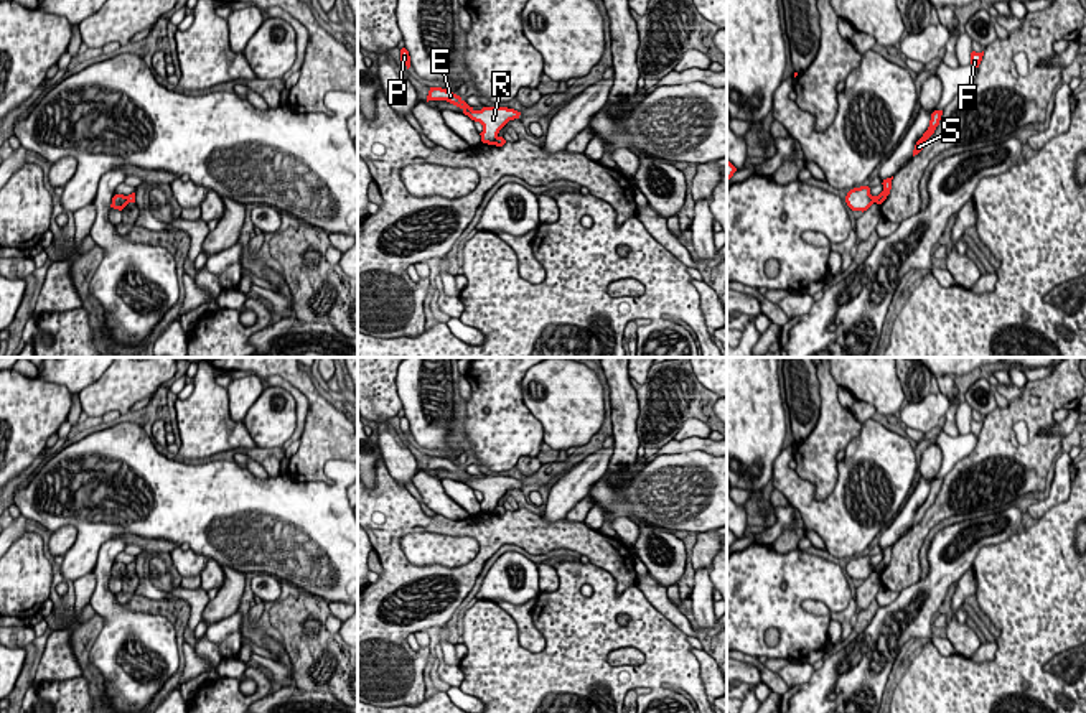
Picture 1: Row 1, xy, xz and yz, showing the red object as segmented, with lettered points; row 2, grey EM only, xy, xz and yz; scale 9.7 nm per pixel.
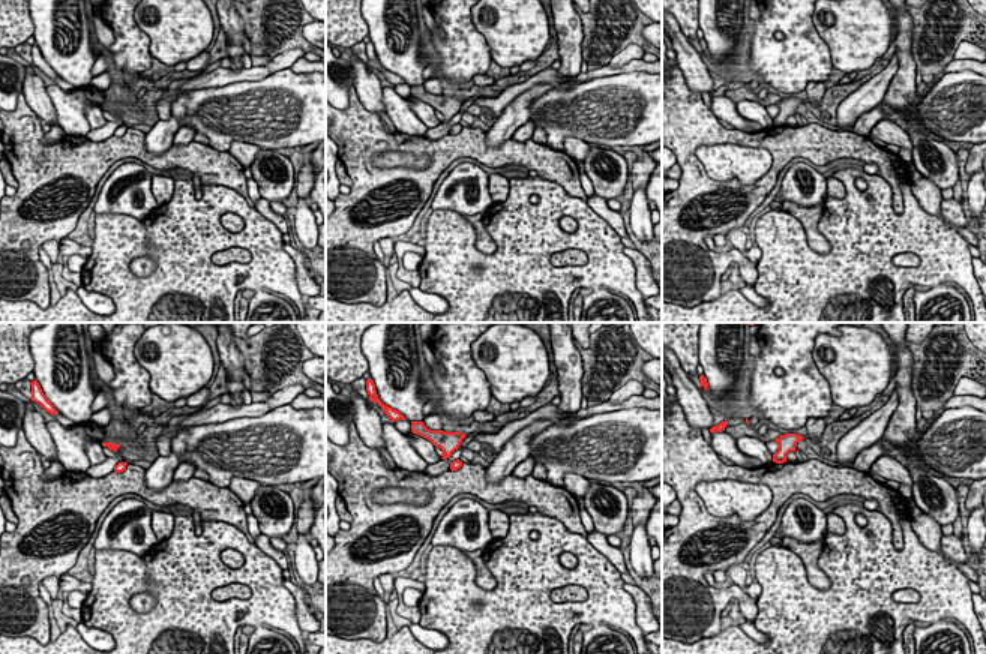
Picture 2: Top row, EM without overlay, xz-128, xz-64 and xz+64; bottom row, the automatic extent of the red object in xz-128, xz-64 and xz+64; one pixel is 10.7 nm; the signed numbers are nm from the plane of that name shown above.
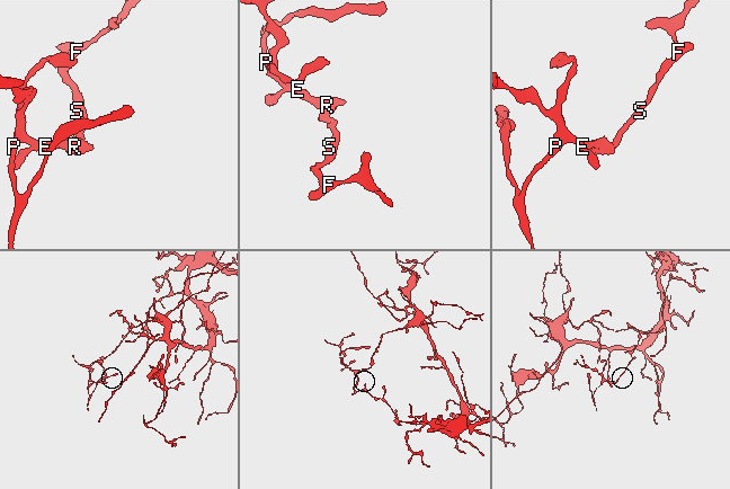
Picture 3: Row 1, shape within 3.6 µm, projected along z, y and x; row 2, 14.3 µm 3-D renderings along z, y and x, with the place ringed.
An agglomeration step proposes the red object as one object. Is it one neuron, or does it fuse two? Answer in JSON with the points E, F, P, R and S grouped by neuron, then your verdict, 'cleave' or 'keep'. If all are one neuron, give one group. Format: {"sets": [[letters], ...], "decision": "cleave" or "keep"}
{"sets": [["E", "P", "R"], ["F", "S"]], "decision": "cleave"}

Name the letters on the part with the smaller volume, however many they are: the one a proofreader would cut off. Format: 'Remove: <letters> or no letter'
Remove: E, P, R

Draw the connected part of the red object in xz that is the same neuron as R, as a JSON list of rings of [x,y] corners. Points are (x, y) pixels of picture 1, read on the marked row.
[[[430,87],[427,102],[428,100],[447,100],[463,110],[471,120],[480,122],[483,125],[481,142],[493,145],[498,138],[499,130],[514,119],[519,119],[521,112],[508,107],[483,107],[481,110],[475,110],[470,107],[460,96],[442,89],[442,87]]]

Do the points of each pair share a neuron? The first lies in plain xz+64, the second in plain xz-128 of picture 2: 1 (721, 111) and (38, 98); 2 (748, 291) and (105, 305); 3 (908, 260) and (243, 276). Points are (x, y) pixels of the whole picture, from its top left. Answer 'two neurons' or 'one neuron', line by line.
1: two neurons
2: one neuron
3: two neurons

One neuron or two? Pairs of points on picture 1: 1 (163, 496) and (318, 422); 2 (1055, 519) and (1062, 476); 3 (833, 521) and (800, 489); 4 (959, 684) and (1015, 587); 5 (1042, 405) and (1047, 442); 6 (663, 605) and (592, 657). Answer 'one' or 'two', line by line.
1: two
2: two
3: one
4: one
5: one
6: two

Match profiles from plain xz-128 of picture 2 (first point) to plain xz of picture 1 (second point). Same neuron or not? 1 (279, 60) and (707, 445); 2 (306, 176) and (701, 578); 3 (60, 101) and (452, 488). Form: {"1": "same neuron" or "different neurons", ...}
{"1": "different neurons", "2": "different neurons", "3": "different neurons"}

